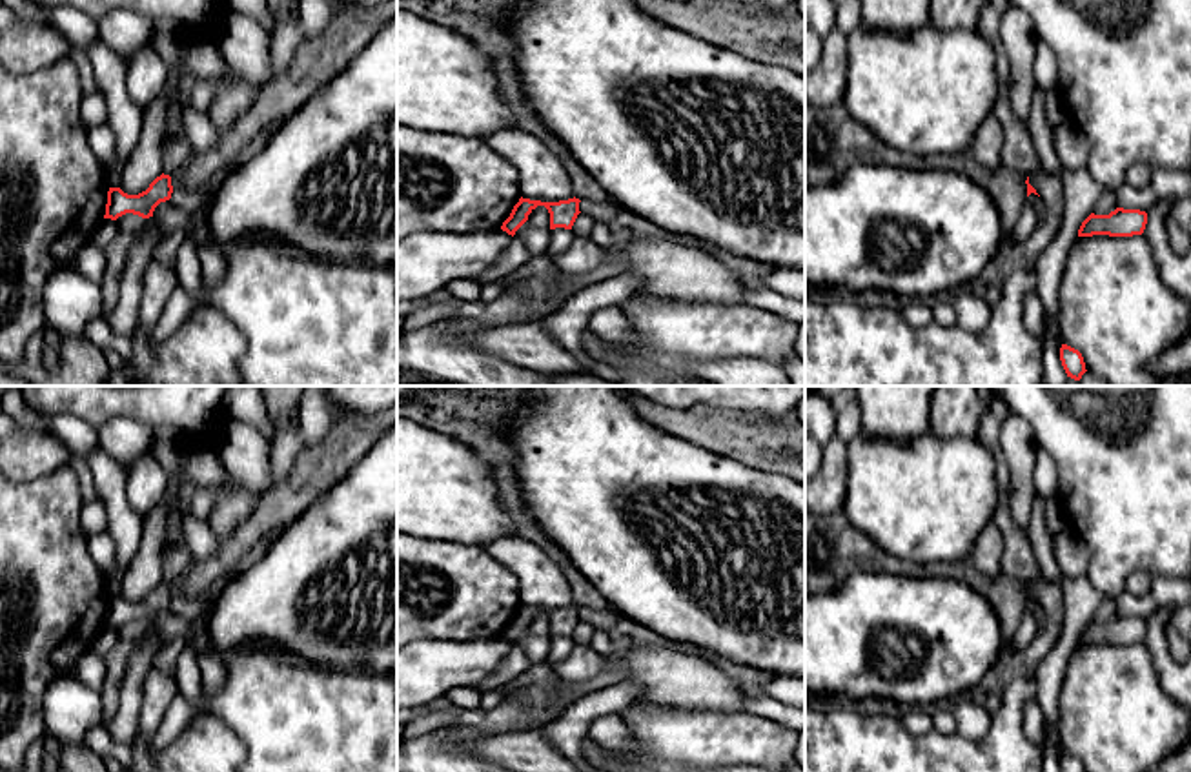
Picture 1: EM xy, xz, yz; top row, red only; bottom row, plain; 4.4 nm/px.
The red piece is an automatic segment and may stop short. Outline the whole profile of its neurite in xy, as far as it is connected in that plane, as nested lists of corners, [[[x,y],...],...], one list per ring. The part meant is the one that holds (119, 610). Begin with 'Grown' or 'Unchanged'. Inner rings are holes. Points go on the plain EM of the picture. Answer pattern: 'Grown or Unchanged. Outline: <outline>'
Unchanged. Outline: [[[164,581],[157,584],[146,599],[138,603],[127,603],[120,595],[109,595],[104,626],[117,628],[126,621],[149,626],[153,625],[153,619],[160,610],[171,606],[171,601],[173,601],[171,584]]]

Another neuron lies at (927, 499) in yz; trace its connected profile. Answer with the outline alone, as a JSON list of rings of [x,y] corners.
[[[929,432],[914,441],[858,435],[847,442],[847,499],[843,512],[889,555],[929,563],[967,557],[998,503],[991,452],[967,437],[942,439]]]

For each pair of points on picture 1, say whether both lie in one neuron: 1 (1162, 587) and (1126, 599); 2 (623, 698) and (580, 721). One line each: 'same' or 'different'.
1: same
2: same

